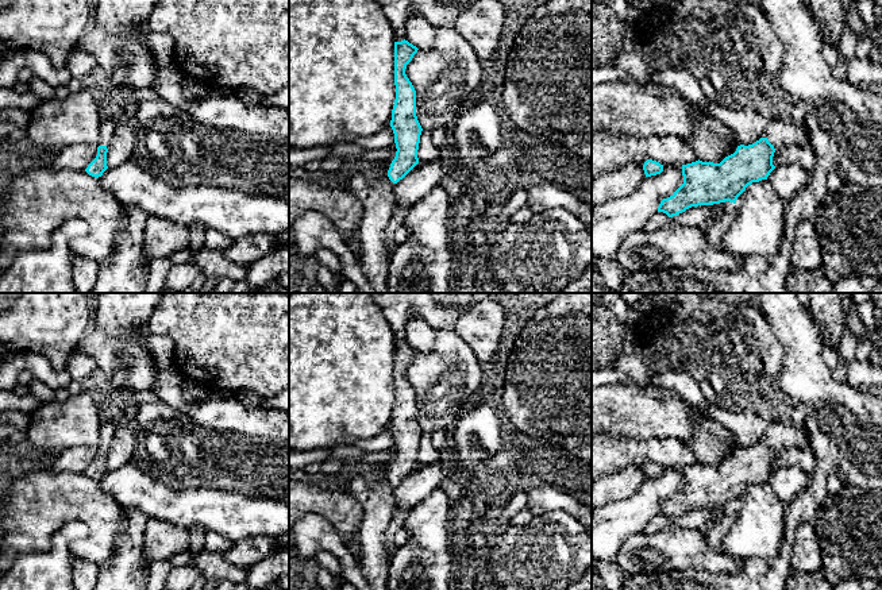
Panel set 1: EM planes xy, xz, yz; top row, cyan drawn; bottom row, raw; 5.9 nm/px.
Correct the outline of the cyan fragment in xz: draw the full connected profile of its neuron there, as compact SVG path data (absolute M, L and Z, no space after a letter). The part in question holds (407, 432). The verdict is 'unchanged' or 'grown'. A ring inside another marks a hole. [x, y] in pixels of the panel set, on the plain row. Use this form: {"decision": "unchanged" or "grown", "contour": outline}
{"decision": "unchanged", "contour": "M405 342L394 344L396 402L390 429L397 454L388 473L388 479L393 486L403 482L419 466L417 452L423 431L416 419L416 393L405 377L407 367L417 352Z"}

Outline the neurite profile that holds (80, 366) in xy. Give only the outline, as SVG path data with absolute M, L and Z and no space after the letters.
M76 350L73 355L69 358L66 371L70 374L72 379L85 379L90 378L96 371L97 365L95 359L85 355L80 350Z

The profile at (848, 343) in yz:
M846 323L843 338L837 351L839 363L832 370L835 382L847 383L847 363L855 358L856 347L856 338Z

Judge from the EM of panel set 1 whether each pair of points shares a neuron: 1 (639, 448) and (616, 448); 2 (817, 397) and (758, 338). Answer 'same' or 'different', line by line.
1: same
2: different

